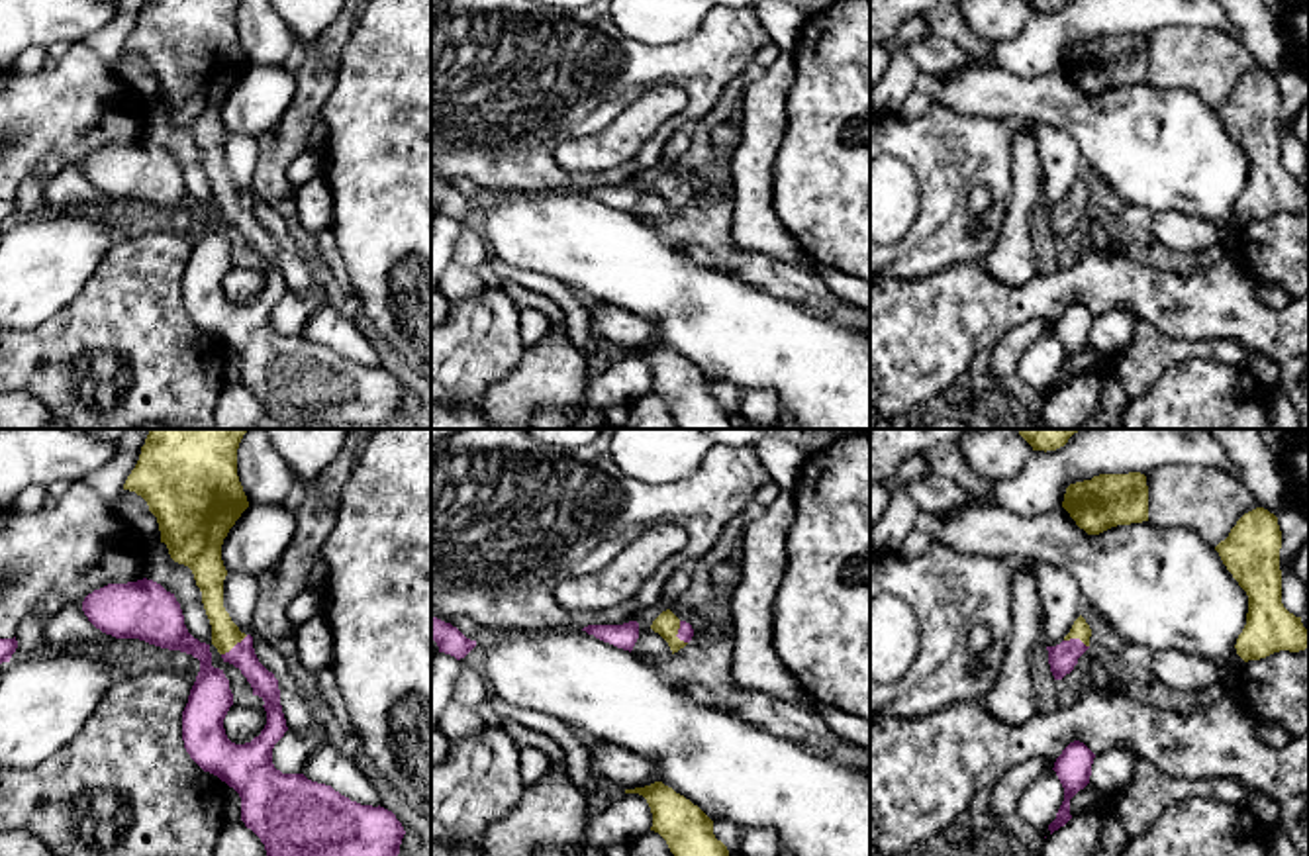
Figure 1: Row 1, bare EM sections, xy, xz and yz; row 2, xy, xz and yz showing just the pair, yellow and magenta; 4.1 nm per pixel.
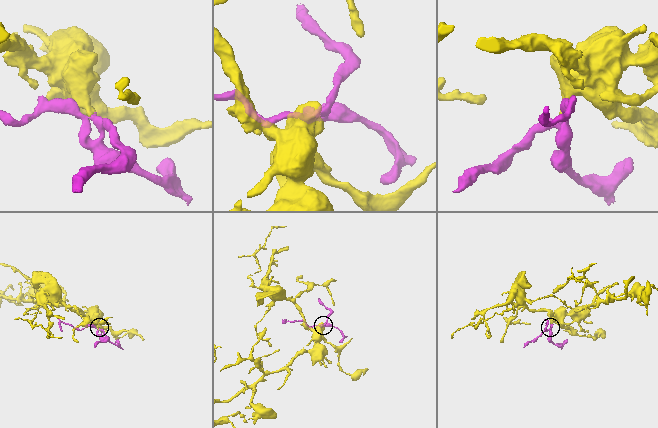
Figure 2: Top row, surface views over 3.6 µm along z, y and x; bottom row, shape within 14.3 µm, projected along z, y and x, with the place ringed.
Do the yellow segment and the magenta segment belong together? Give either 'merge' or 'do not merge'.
merge

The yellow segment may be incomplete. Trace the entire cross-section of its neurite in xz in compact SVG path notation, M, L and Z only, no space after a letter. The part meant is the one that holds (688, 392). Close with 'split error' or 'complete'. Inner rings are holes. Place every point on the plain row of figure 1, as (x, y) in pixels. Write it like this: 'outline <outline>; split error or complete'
outline M662 343L625 355L647 360L653 374L651 392L666 402L680 429L735 429L727 407L713 396L713 382L690 360Z; complete

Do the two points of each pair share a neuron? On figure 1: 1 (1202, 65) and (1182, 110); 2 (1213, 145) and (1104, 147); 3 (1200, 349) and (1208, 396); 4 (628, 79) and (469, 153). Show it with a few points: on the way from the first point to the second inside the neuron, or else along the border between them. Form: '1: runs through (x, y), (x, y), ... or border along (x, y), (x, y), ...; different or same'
1: border along (1149, 81), (1157, 87), (1192, 89), (1213, 108); different
2: runs through (1186, 145), (1131, 145); same
3: border along (1243, 363), (1182, 359), (1161, 377); different
4: runs through (588, 79), (577, 85), (537, 85), (508, 114); same

